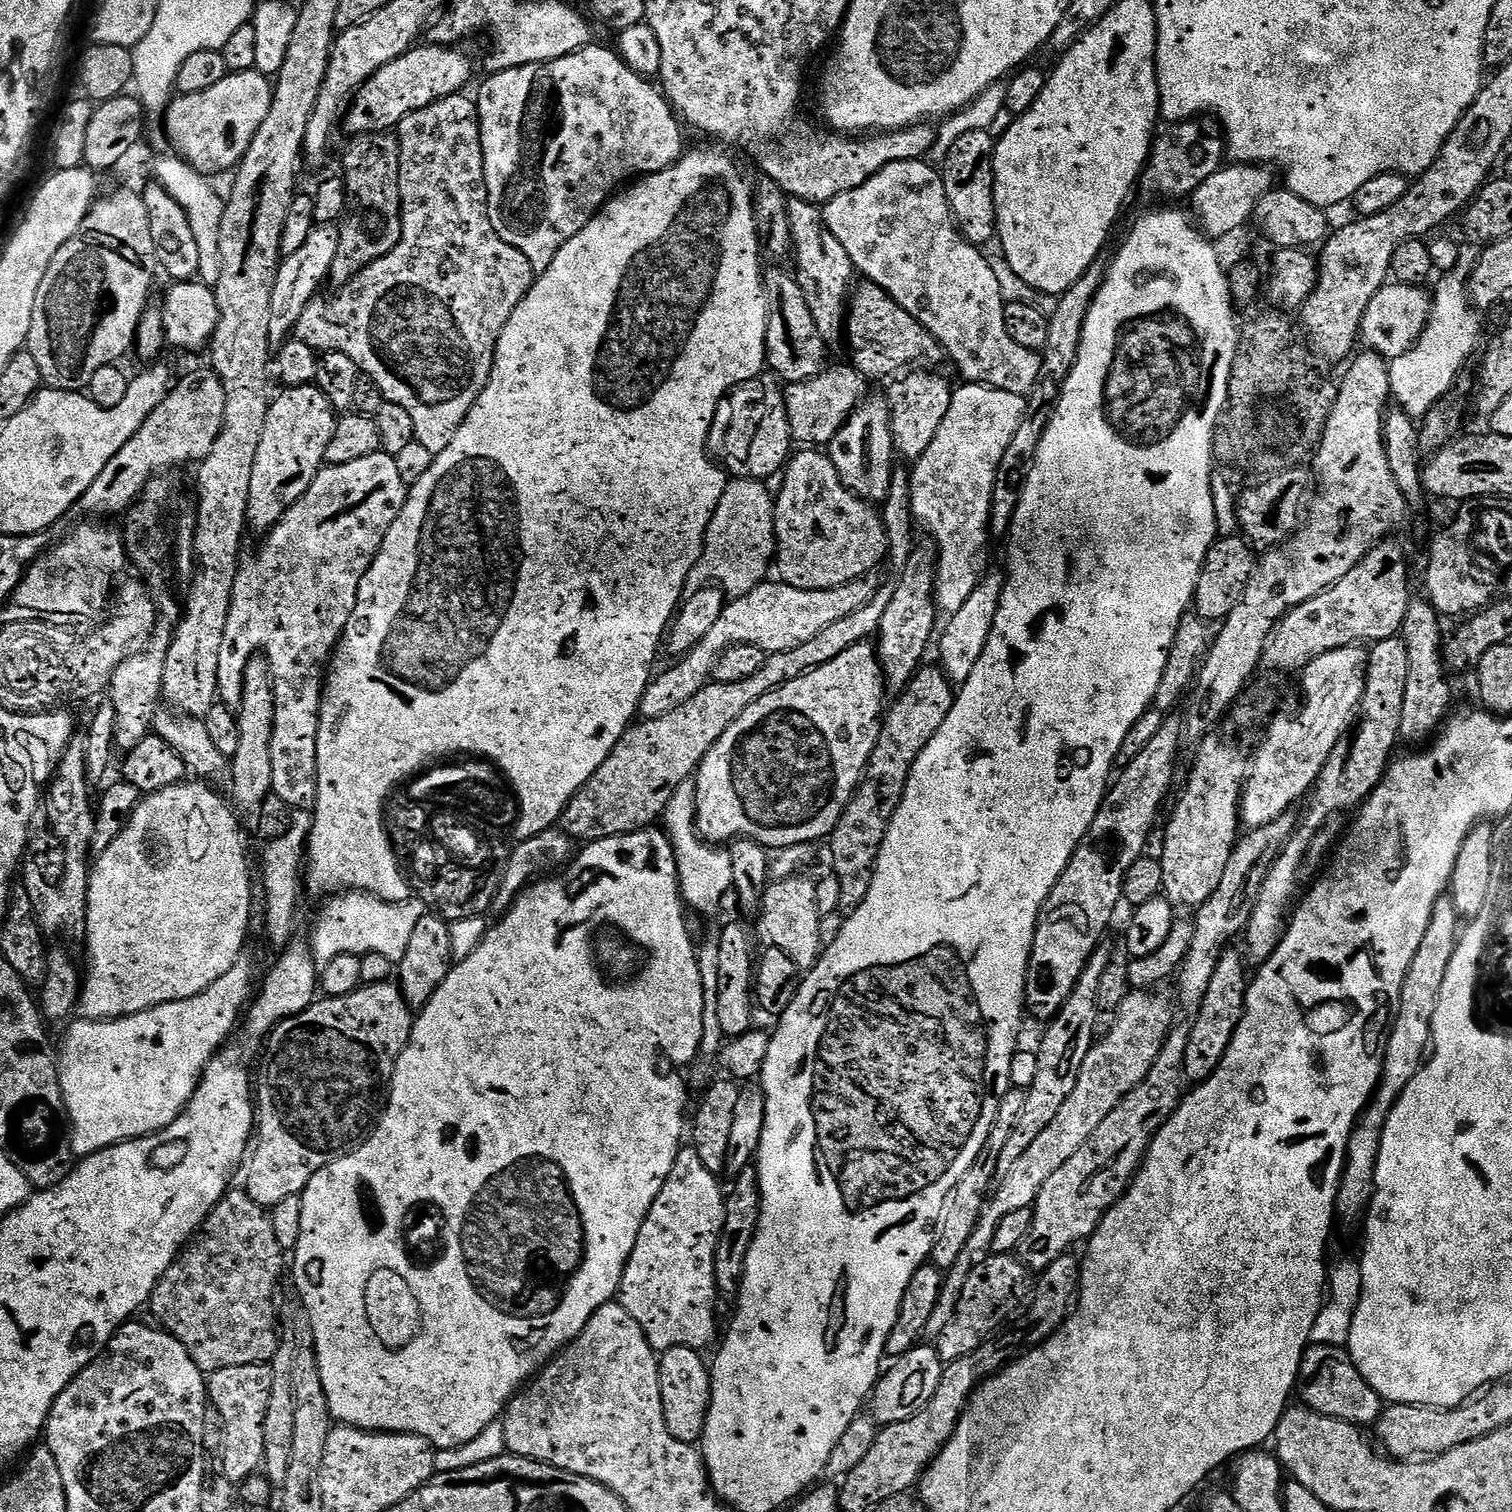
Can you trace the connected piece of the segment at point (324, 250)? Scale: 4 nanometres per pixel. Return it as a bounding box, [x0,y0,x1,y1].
[270,224,340,342]

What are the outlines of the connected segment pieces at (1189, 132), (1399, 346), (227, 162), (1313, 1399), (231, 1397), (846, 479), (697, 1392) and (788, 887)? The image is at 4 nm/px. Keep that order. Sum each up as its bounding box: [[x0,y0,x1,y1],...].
[[1138,118,1226,200],[1360,282,1432,361],[163,70,273,178],[1298,1344,1386,1426],[207,1364,274,1486],[826,399,897,502],[660,1346,712,1446],[763,874,822,970]]

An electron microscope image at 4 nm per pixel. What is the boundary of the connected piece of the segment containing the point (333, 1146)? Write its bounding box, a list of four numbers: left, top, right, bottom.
[246,982,414,1209]

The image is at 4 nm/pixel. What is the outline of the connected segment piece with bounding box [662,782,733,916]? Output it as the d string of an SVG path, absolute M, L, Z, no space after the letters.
M689 782L678 786L674 798L666 806L662 817L662 828L672 844L672 849L676 855L676 865L678 866L678 879L680 880L680 894L684 897L685 903L692 909L697 908L700 912L712 916L720 908L720 903L724 900L724 895L733 891L731 876L731 854L723 847L711 842L705 842L696 826L696 786Z

